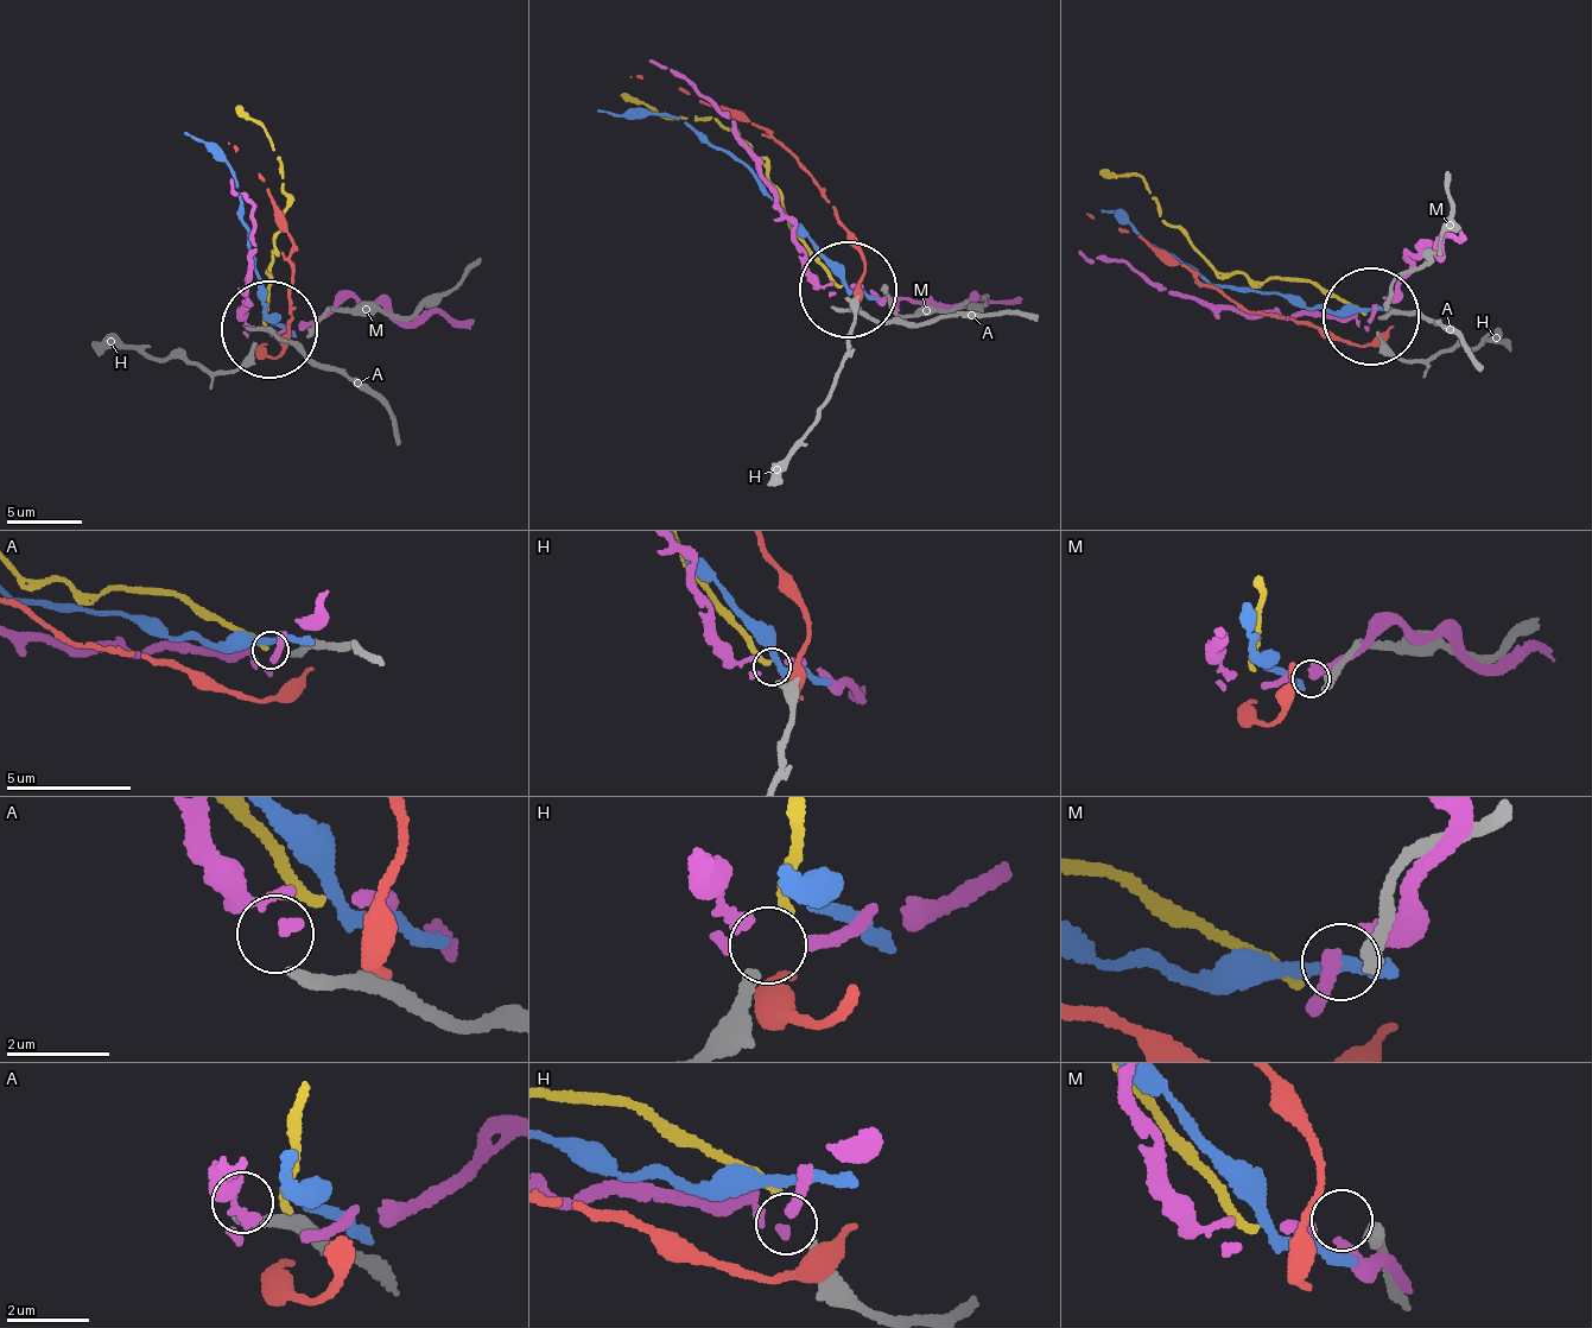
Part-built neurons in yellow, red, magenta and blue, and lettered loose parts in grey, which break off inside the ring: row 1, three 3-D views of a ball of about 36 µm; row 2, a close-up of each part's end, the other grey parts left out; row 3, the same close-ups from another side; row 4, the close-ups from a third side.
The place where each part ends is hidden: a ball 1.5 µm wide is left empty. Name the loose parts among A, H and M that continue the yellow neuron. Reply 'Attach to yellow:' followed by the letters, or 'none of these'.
Attach to yellow: H

